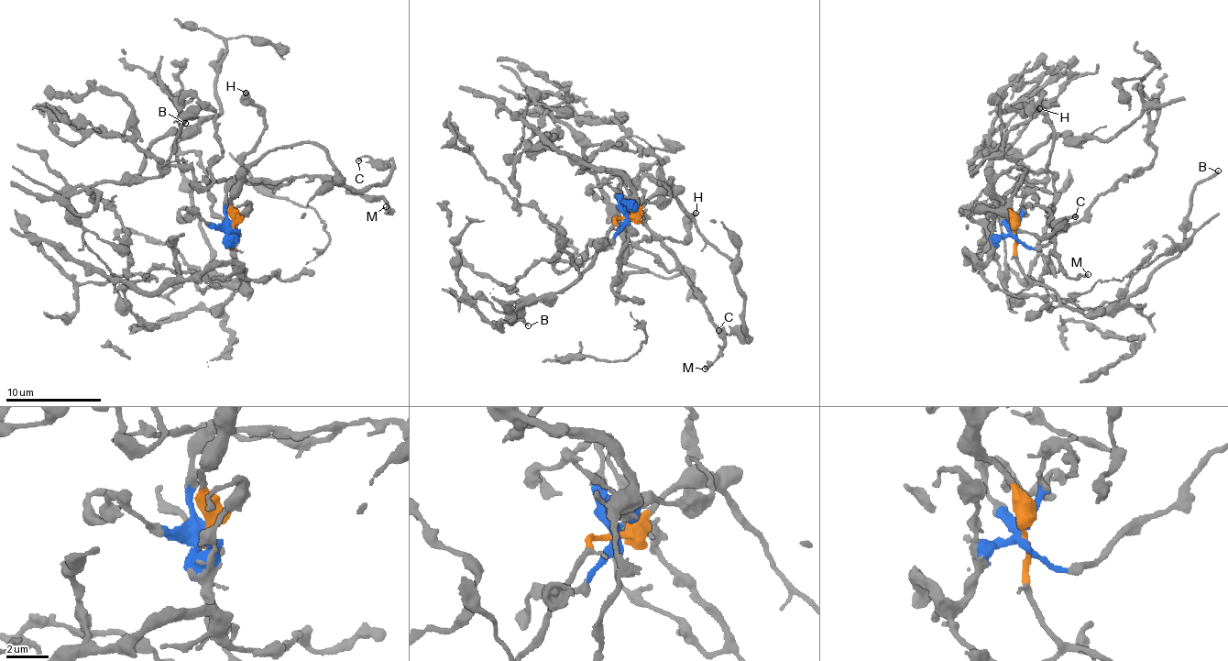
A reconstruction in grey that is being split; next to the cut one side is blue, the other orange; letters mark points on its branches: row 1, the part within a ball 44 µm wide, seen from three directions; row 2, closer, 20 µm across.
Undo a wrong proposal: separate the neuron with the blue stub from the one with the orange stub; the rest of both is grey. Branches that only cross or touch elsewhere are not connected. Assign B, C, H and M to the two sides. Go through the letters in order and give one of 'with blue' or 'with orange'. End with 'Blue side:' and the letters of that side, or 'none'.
B: with orange
C: with orange
H: with blue
M: with blue
Blue side: H, M

